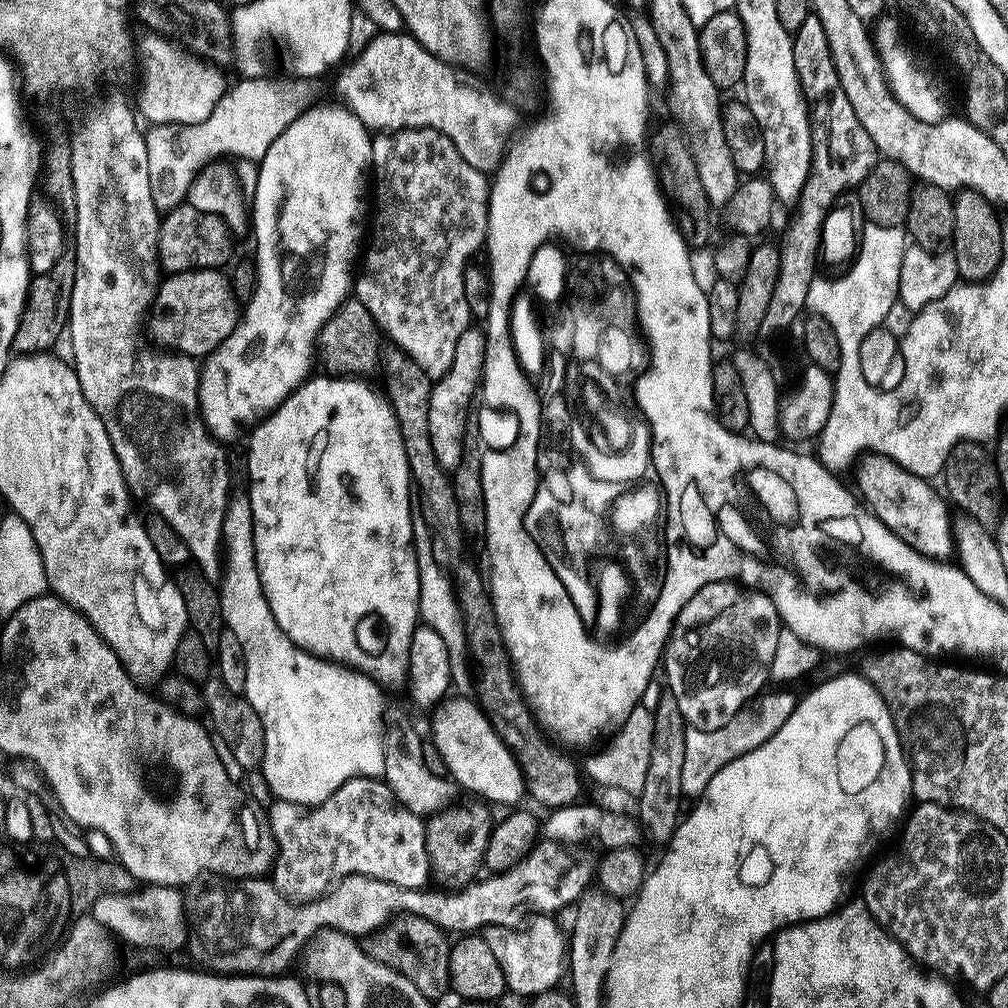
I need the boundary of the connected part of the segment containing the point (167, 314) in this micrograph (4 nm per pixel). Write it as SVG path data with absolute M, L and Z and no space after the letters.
M193 268L191 272L174 272L167 277L164 285L159 285L154 296L154 312L156 319L154 325L157 328L159 343L177 353L195 358L207 357L208 353L220 345L230 335L240 322L242 304L236 301L236 292L232 289L230 281L224 277L223 271L215 268Z

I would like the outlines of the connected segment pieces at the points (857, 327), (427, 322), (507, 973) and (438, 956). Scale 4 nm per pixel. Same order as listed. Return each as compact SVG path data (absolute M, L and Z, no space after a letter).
M865 223L858 241L858 251L847 269L849 272L829 286L828 296L811 297L811 311L830 322L830 326L834 326L834 334L844 336L841 357L848 353L848 348L862 346L862 338L866 338L870 330L881 327L887 321L884 319L891 314L892 307L897 307L905 247L906 232L903 227L887 228Z
M401 128L389 131L387 134L380 134L372 142L372 164L374 172L380 175L380 196L376 200L376 229L371 229L370 239L366 244L364 256L364 273L357 275L354 280L354 296L370 310L370 314L375 318L377 326L385 337L388 336L395 347L400 348L410 359L418 364L420 369L430 377L439 378L447 375L454 362L455 347L458 346L458 338L462 338L462 330L466 330L473 323L472 308L468 305L468 296L464 293L464 267L468 264L468 259L476 251L485 247L489 238L489 197L490 180L485 173L479 172L454 146L446 134L442 134L433 128Z
M493 924L483 929L486 946L494 953L498 966L502 968L507 991L523 996L537 996L539 992L551 992L560 980L560 967L565 967L566 944L552 932L540 932L535 936L520 926Z
M402 912L393 915L384 921L380 927L373 929L363 937L362 947L365 957L369 961L372 960L381 969L387 970L389 973L395 973L401 980L407 982L425 1001L436 1000L445 991L449 991L448 983L448 949L450 947L449 937L443 928L439 928L434 922L430 922L421 916L415 916L412 912Z

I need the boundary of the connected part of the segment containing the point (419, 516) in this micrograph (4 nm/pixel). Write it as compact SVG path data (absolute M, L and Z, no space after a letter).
M416 510L412 513L412 543L416 549L416 561L420 571L420 614L419 619L425 625L433 628L442 636L449 648L449 664L452 667L451 679L458 682L464 676L466 668L466 645L464 642L464 622L462 609L456 600L453 581L448 573L442 571L438 562L432 557L432 538L434 533L428 529L428 523L423 511Z

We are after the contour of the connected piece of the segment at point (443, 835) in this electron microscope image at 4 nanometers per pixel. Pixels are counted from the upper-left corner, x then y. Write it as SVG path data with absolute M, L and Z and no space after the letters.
M449 806L435 816L427 817L424 826L424 845L428 855L428 867L433 881L437 880L444 890L459 890L468 887L477 879L476 871L485 863L490 824L474 808Z

